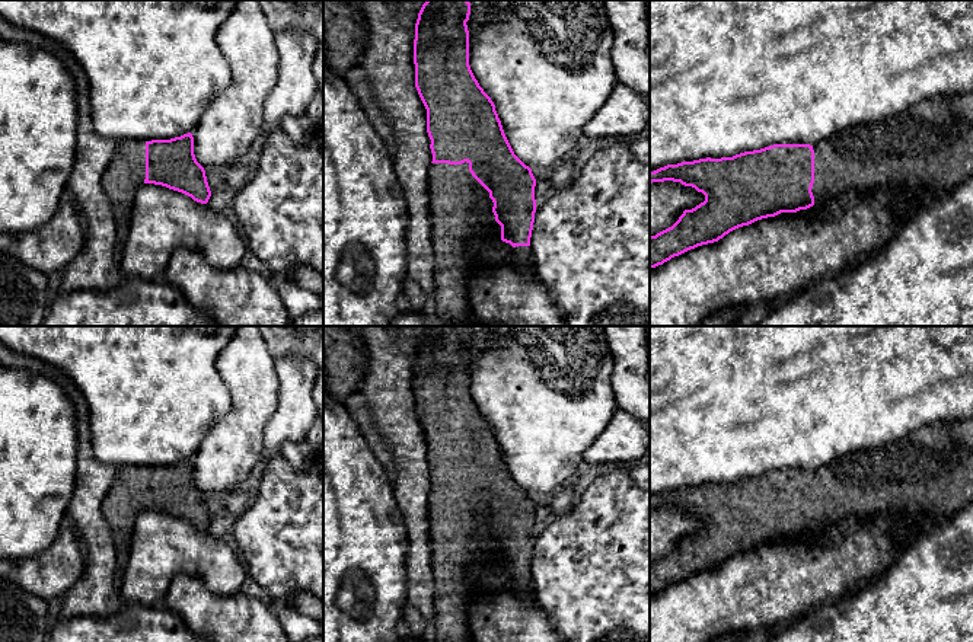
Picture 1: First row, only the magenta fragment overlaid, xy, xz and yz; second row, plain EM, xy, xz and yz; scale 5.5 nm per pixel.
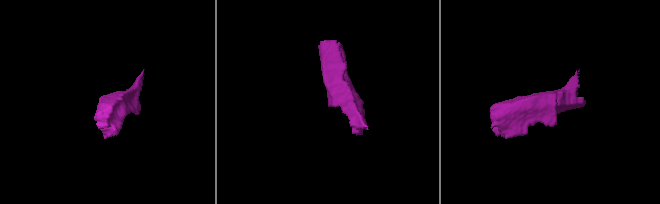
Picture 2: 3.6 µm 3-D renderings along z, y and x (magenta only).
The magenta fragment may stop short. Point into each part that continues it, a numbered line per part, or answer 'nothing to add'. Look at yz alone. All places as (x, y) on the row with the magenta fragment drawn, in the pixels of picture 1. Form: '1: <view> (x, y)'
1: yz (925, 149)

